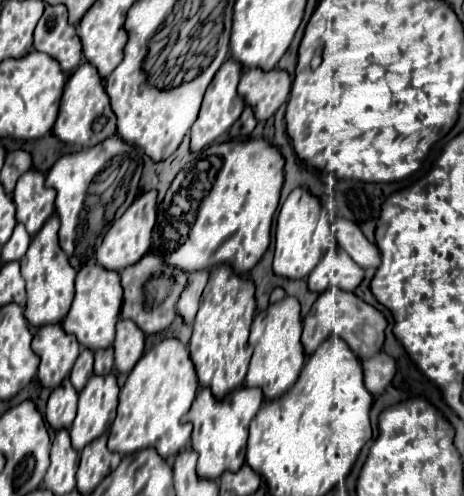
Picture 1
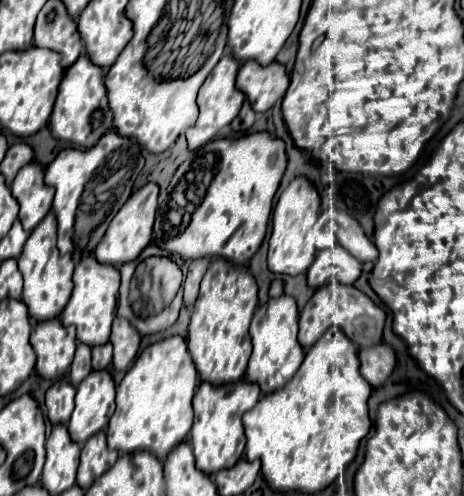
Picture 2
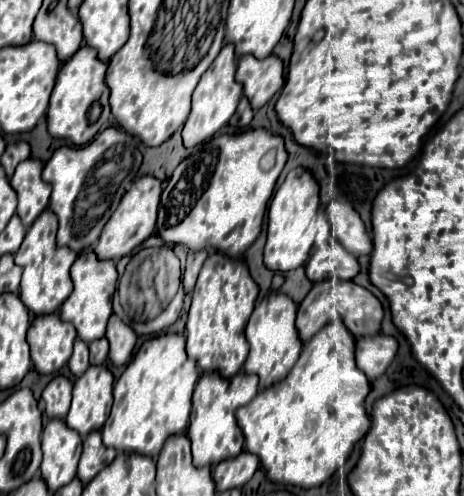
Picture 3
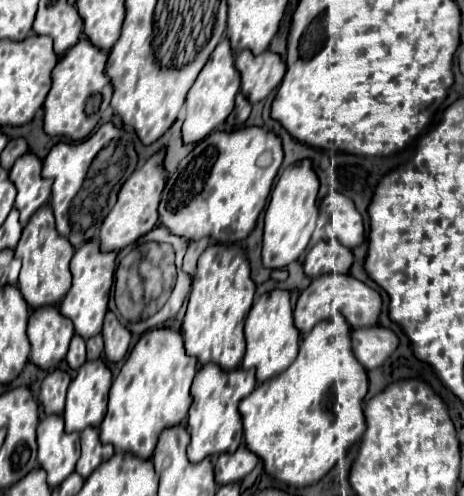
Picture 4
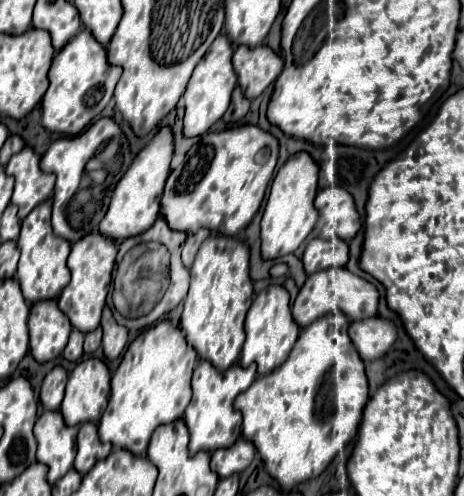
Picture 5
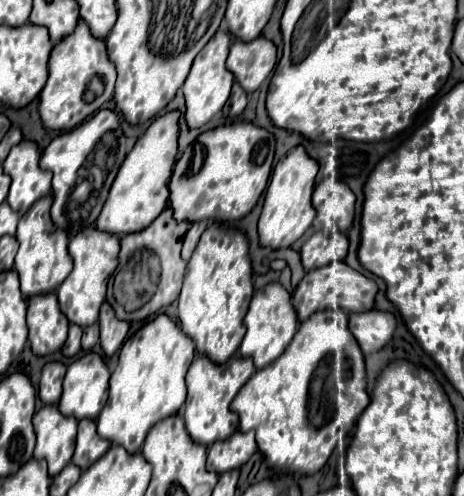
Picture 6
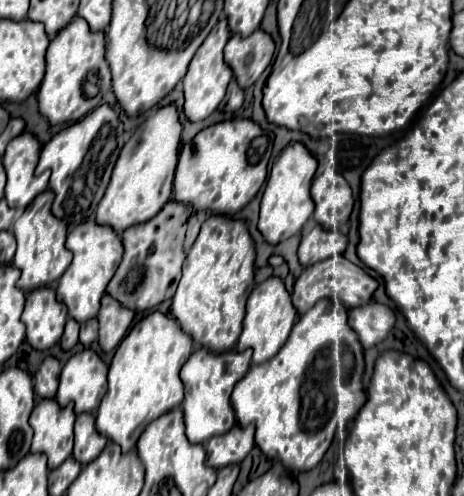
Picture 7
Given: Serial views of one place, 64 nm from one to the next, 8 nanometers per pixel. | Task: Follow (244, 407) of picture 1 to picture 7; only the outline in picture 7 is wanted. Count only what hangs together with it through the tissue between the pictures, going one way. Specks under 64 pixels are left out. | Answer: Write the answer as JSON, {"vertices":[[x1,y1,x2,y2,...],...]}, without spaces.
{"vertices":[[198,348,190,360,184,364,180,376,186,388,186,396,182,402,182,412,184,412,184,422,186,422,186,436,190,442,204,444,212,436,226,434,236,426,236,414,230,406,230,394,234,386,246,376,250,370,250,358,252,352,224,352,224,354,214,354,208,352,206,348]]}

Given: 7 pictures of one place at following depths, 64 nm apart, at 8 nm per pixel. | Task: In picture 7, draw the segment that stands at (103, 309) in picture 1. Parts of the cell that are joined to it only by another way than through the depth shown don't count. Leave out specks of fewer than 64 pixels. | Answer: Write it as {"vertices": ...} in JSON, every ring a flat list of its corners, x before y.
{"vertices":[[88,220,88,222,78,224,68,234,66,248,74,254,74,260,72,260,70,268,64,272,64,276,60,278,60,282,56,286,56,294,58,294,60,302,66,304,68,316,72,320,76,320,78,324,84,324,84,322,96,318,96,314,98,314,100,300,106,292,106,286,122,260,122,242,120,242,120,236,112,228,98,226,96,222]]}

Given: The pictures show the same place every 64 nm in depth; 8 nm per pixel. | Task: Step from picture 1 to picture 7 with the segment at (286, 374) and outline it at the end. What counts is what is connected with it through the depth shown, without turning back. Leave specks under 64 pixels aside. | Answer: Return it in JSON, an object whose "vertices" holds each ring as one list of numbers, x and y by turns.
{"vertices":[[272,276,252,290,248,304,246,304,244,330,242,330,242,336,240,336,236,348,238,348,238,352,252,348,254,350,252,362,262,364,262,362,270,360,272,356,276,356,276,352,284,346,284,342,288,340,288,336,292,332,294,322,296,322,296,308,292,306,290,294,284,288,284,282,276,276]]}

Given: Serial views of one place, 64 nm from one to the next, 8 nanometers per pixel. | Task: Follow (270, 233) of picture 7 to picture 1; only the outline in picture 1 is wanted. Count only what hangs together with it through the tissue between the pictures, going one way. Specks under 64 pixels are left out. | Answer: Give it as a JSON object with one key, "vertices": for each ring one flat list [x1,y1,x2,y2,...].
{"vertices":[[296,188,282,204,276,220,276,250,274,250,274,274,288,280,304,280,322,260,322,248,312,244,312,234,320,216,320,202,304,188]]}

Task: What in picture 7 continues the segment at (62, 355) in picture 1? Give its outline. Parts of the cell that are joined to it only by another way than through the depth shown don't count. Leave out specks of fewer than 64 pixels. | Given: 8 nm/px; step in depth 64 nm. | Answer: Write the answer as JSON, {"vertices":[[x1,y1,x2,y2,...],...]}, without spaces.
{"vertices":[[46,286,26,294,26,308,22,314,26,324,26,340,36,350,48,350,60,342,68,312,56,298,56,290]]}

